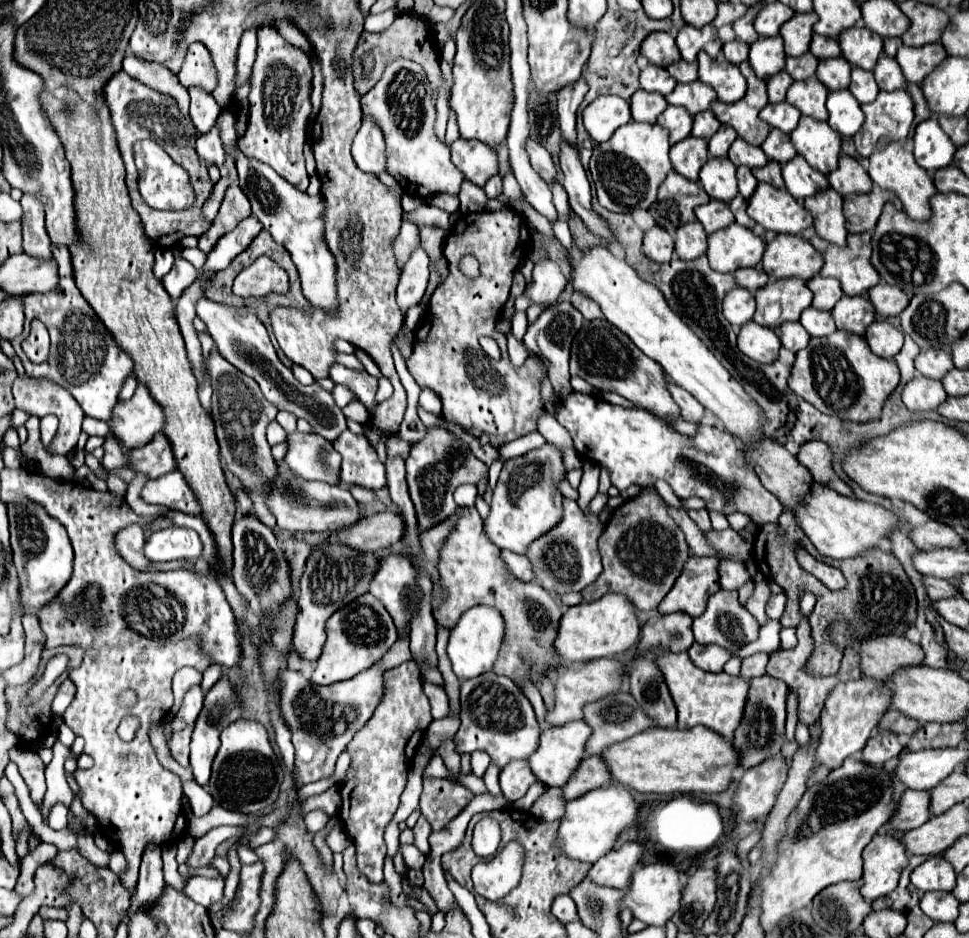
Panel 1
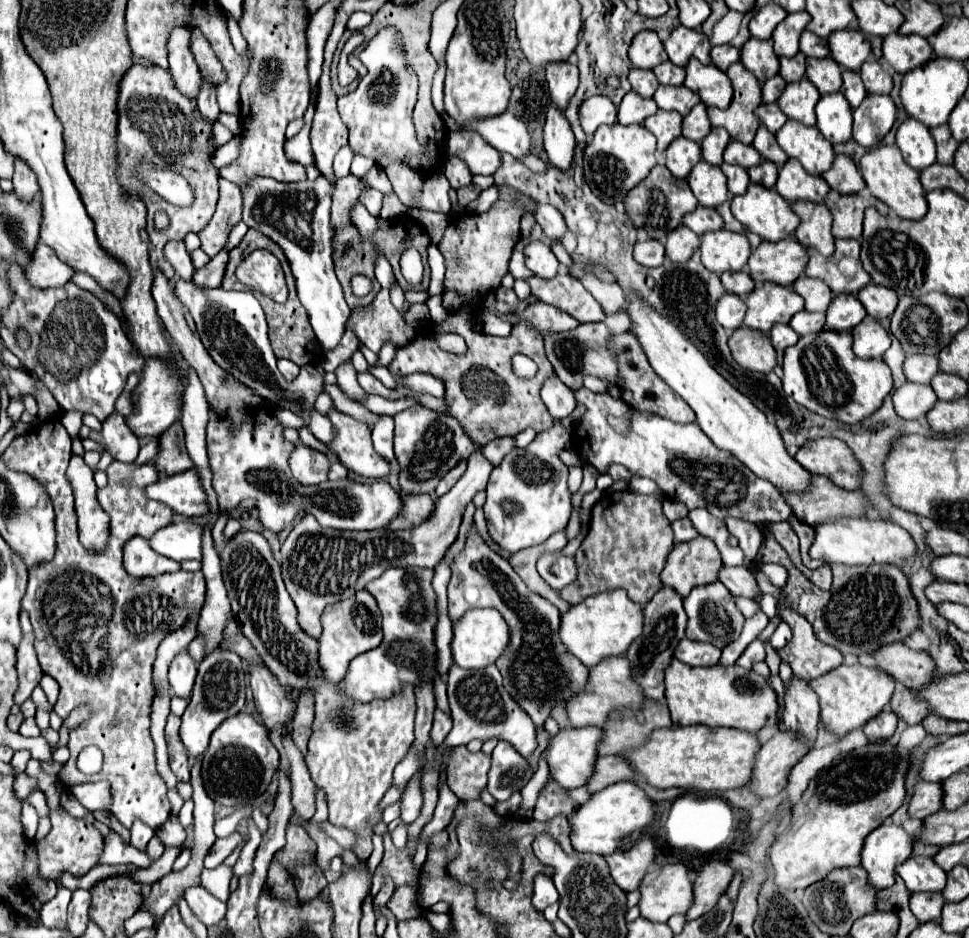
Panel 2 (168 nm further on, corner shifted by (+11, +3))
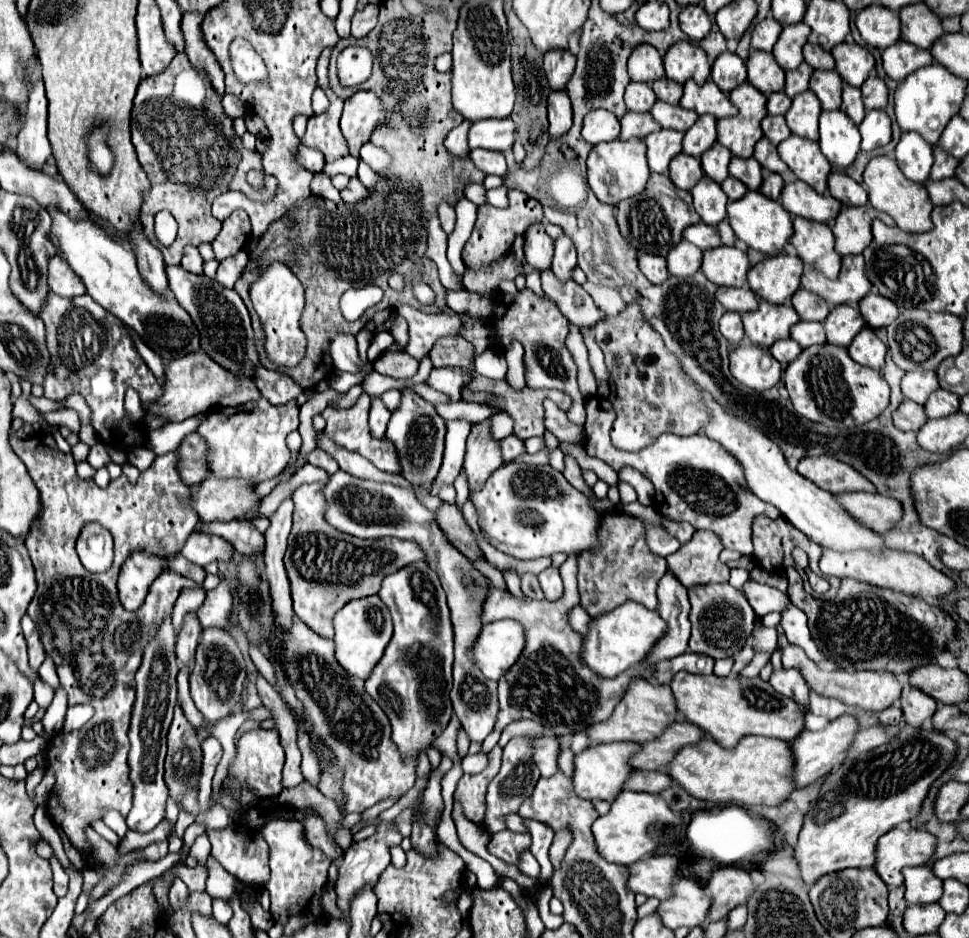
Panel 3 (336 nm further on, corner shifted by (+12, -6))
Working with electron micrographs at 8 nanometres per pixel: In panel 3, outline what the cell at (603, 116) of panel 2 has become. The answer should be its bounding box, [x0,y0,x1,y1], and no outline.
[582,109,620,143]

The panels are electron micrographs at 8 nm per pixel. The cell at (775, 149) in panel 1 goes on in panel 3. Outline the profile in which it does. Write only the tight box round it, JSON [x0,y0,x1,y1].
[754,137,788,173]

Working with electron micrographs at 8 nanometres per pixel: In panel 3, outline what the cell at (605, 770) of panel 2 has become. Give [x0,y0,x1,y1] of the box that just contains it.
[622,771,672,793]

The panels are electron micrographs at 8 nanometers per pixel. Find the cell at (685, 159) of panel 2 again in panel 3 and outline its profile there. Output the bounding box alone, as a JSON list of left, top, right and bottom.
[668,153,704,191]

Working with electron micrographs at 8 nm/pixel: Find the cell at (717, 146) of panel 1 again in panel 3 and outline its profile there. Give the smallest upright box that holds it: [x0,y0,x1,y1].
[700,143,732,183]

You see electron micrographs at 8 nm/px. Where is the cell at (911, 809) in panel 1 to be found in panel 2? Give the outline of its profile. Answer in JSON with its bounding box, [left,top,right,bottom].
[909,782,943,820]

